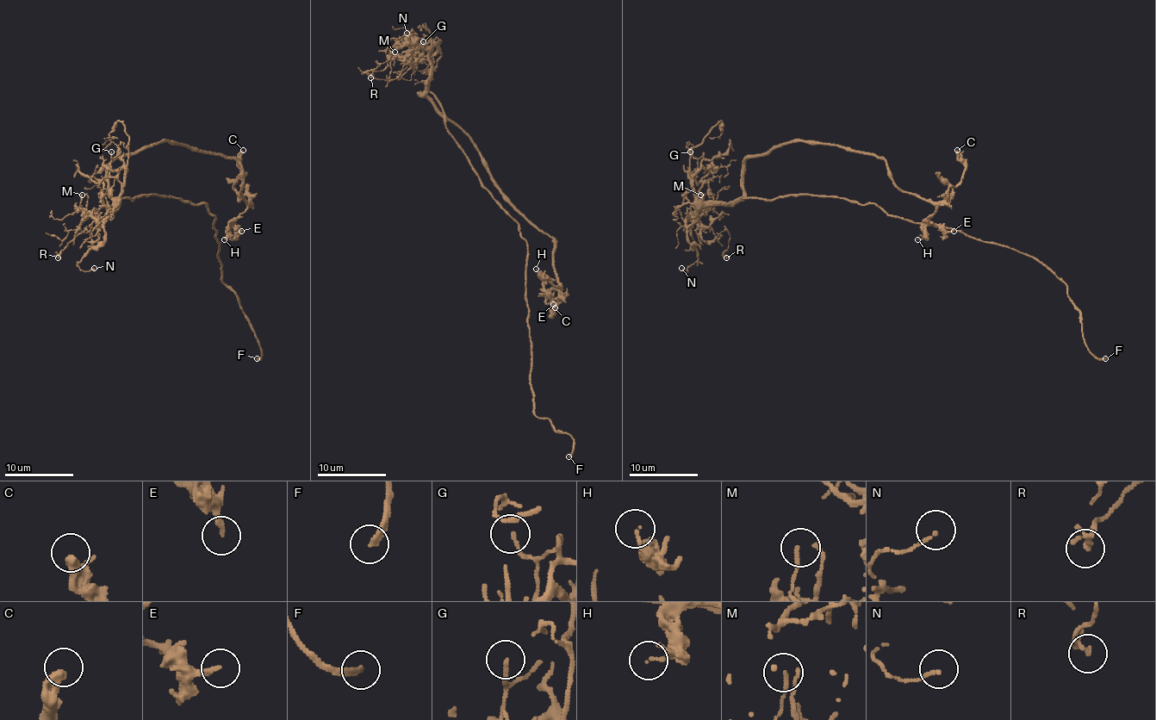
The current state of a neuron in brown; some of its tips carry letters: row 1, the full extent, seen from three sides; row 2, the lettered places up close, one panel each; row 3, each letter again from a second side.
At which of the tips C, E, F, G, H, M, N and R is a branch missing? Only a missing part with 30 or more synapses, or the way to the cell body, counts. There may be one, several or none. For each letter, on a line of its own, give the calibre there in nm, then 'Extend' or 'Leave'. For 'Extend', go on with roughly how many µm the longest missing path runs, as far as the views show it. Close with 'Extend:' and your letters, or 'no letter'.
C: Thickness 400 nm. Leave
E: Thickness 190 nm. Leave
F: Thickness 200 nm. Extend. Missing length about 6 µm
G: Thickness 130 nm. Leave
H: Thickness 180 nm. Leave
M: Thickness 120 nm. Leave
N: Thickness 120 nm. Leave
R: Thickness 90 nm. Leave
Extend: F

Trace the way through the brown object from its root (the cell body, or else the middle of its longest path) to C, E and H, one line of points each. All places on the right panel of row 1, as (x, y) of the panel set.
C: (786, 195), (742, 198), (743, 162), (792, 141), (841, 145), (940, 201), (964, 170), (957, 150)
E: (786, 195), (742, 198), (743, 162), (792, 141), (849, 146), (880, 157), (954, 231)
H: (786, 195), (742, 198), (743, 162), (792, 141), (873, 153), (898, 188), (935, 207), (926, 234), (917, 239)

